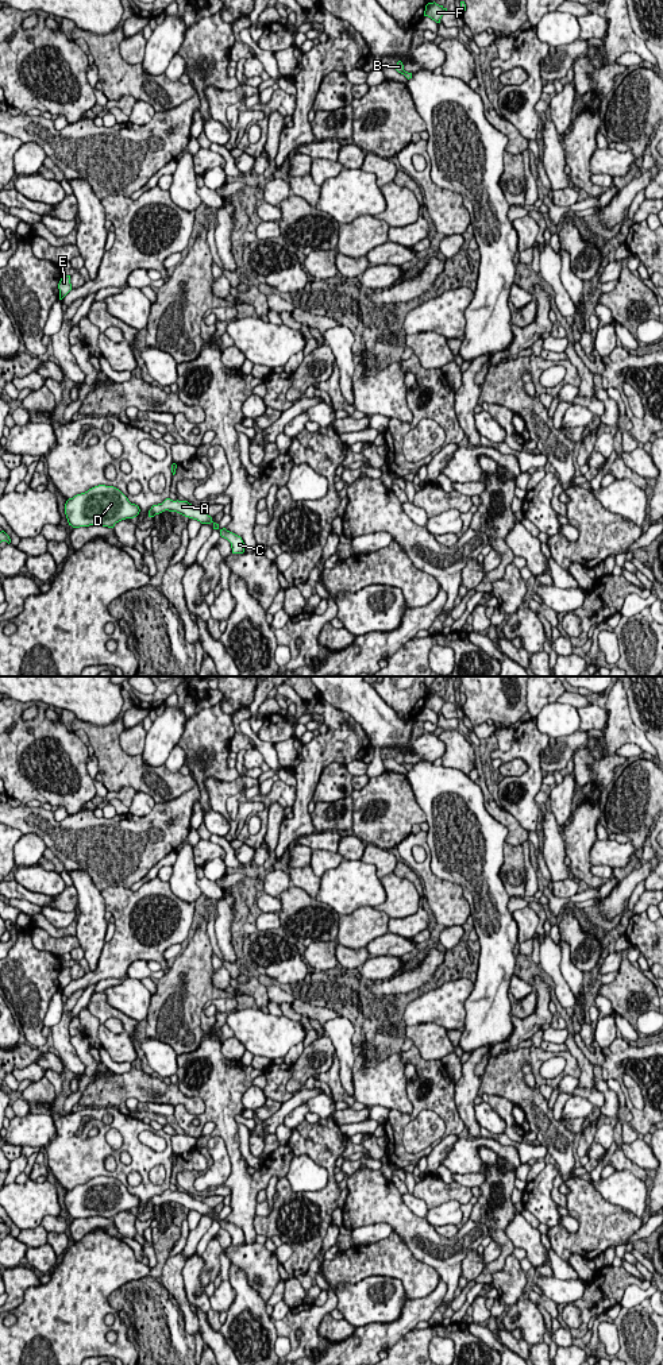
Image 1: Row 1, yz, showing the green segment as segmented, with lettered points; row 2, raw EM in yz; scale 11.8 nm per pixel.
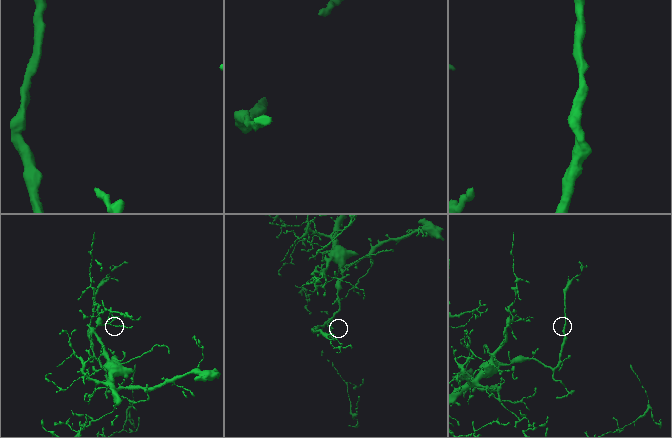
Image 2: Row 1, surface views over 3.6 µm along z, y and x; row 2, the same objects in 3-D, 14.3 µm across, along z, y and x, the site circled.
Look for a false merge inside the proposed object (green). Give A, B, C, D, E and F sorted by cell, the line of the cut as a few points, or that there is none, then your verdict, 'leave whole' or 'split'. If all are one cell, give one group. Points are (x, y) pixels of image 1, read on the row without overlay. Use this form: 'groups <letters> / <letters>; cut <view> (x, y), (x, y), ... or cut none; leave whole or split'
groups A B C D E F; cut none; leave whole

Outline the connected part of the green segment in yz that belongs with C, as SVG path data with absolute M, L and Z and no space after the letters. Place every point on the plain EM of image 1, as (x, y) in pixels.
M166 1189L162 1195L153 1196L149 1202L149 1208L154 1208L165 1202L177 1203L185 1208L193 1210L200 1212L201 1215L213 1215L213 1221L220 1222L220 1227L227 1230L231 1234L232 1245L243 1245L244 1243L244 1234L240 1227L227 1222L226 1219L220 1221L219 1215L212 1212L212 1208L204 1204L200 1200L196 1200L188 1192L173 1192Z

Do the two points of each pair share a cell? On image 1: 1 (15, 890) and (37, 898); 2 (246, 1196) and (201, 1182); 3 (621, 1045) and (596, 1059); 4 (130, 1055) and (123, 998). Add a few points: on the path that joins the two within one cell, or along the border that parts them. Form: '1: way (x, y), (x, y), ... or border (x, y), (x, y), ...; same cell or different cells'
1: way (20, 893), (31, 897); same cell
2: border (227, 1152), (230, 1172), (222, 1184); different cells
3: way (615, 1052), (602, 1059); same cell
4: border (103, 991), (110, 1005), (138, 1021); different cells

